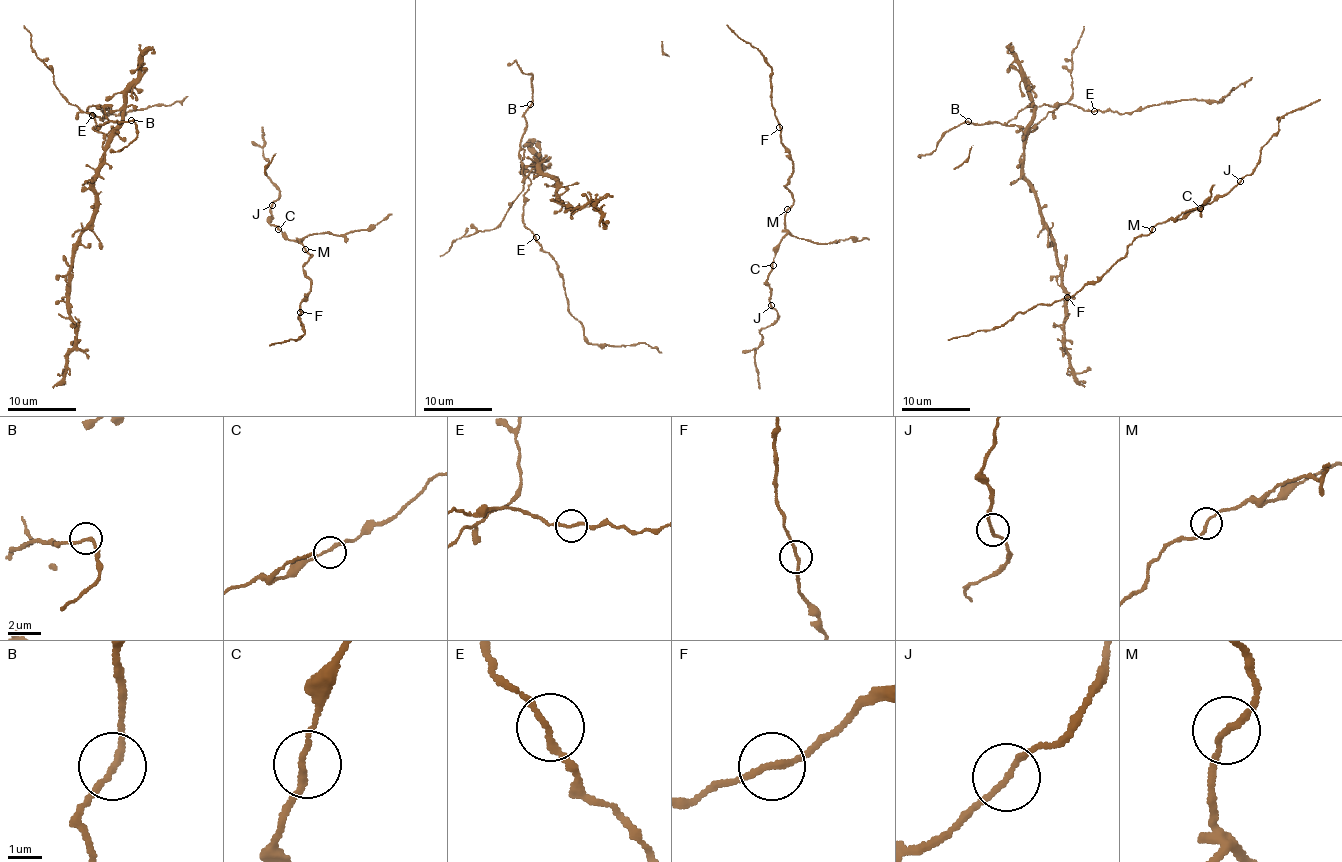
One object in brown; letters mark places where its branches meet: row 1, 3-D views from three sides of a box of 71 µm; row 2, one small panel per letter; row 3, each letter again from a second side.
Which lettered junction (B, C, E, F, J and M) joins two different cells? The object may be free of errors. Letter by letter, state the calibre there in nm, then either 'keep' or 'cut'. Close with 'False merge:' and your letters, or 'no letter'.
B: calibre 180 nm; keep
C: calibre 180 nm; keep
E: calibre 180 nm; keep
F: calibre 170 nm; keep
J: calibre 160 nm; keep
M: calibre 170 nm; keep
False merge: no letter

